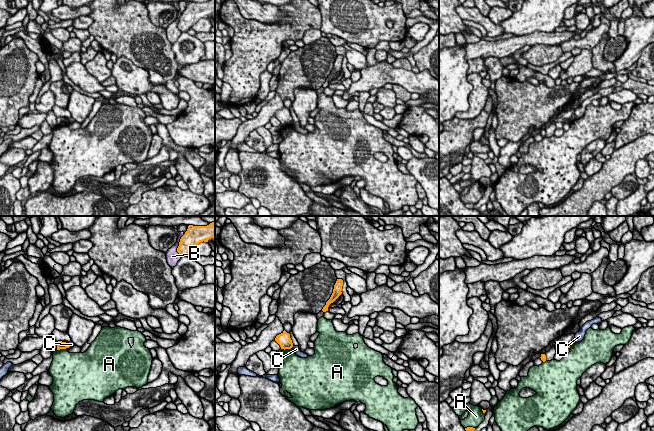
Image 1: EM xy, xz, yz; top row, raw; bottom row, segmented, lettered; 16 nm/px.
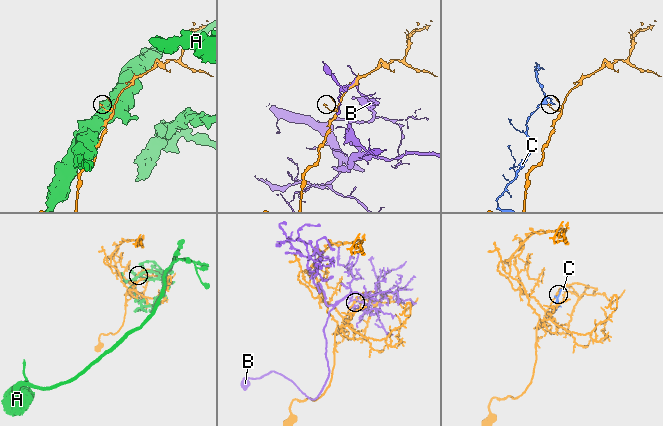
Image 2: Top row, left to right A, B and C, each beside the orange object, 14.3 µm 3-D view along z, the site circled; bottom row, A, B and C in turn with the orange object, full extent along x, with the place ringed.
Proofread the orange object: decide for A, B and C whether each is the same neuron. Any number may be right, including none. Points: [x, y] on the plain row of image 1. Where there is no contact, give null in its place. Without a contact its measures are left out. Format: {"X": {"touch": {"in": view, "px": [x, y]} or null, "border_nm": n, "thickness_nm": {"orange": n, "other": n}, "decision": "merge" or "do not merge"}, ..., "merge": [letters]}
{"A": {"touch": {"in": "xy", "px": [62, 124]}, "border_nm": 180, "thickness_nm": {"orange": 130, "other": 380}, "decision": "do not merge"}, "B": {"touch": {"in": "xy", "px": [179, 21]}, "border_nm": 380, "thickness_nm": {"orange": 280, "other": 220}, "decision": "do not merge"}, "C": {"touch": {"in": "xz", "px": [292, 122]}, "border_nm": 60, "thickness_nm": {"orange": 220, "other": 100}, "decision": "do not merge"}, "merge": []}

